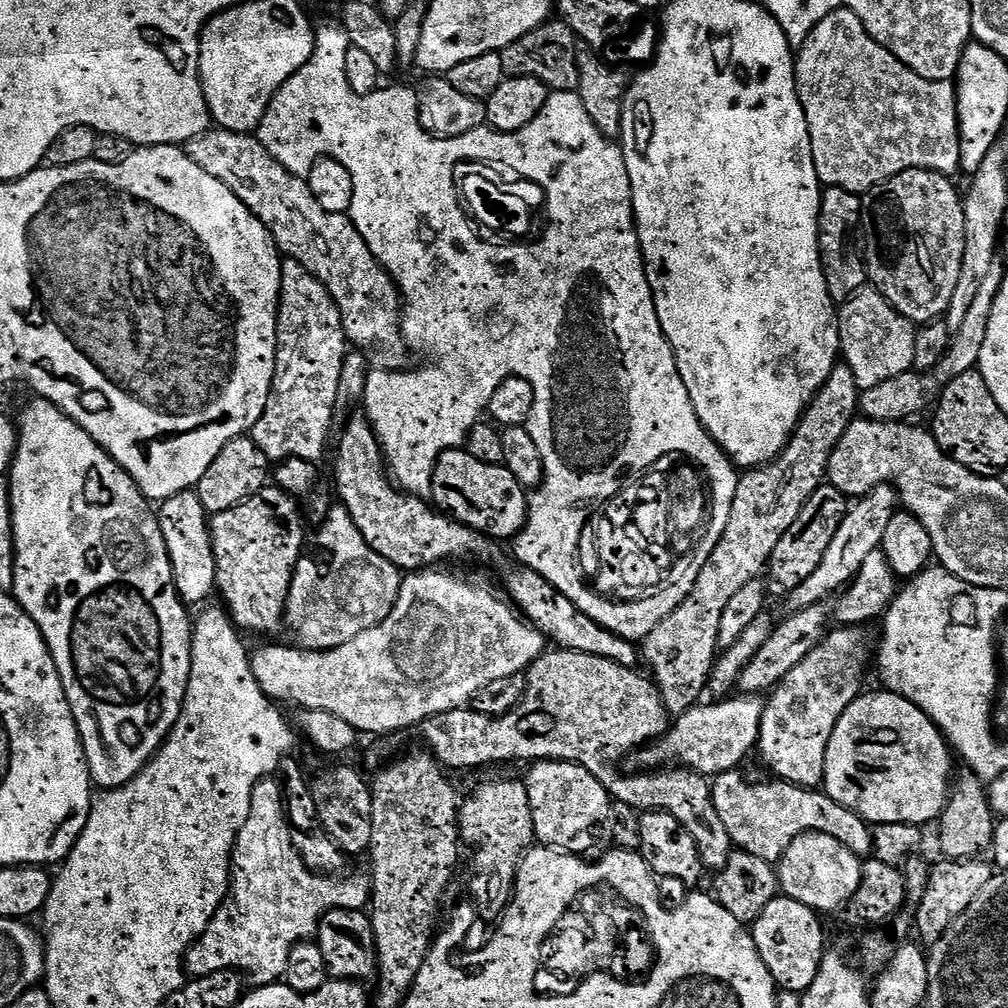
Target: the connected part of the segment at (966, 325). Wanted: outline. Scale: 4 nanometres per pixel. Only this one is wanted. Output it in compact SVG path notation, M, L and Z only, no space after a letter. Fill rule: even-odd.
M998 262L994 266L990 266L990 274L986 274L982 287L978 289L978 295L974 298L973 305L970 306L969 313L962 320L962 326L955 329L948 353L942 358L942 362L938 362L936 368L933 368L930 372L917 372L913 370L906 374L898 374L898 378L889 378L878 386L870 386L863 389L860 393L859 415L865 420L877 420L883 424L902 424L911 421L913 419L911 416L916 416L919 412L926 411L928 407L931 409L939 401L940 393L943 392L944 387L954 378L958 378L958 374L966 374L973 371L980 363L982 342L986 342L986 330L990 326L990 314L994 310L994 300L998 298L998 292L1005 275L1006 269L1003 268L1003 263Z

